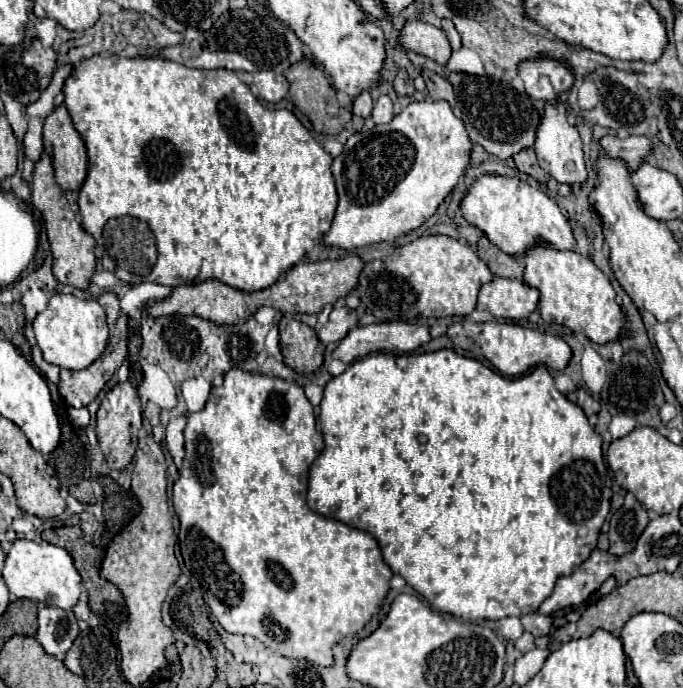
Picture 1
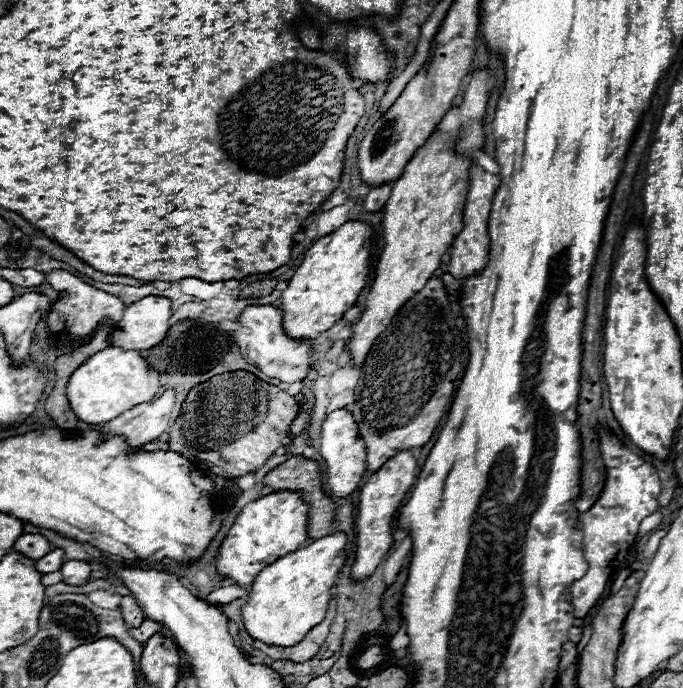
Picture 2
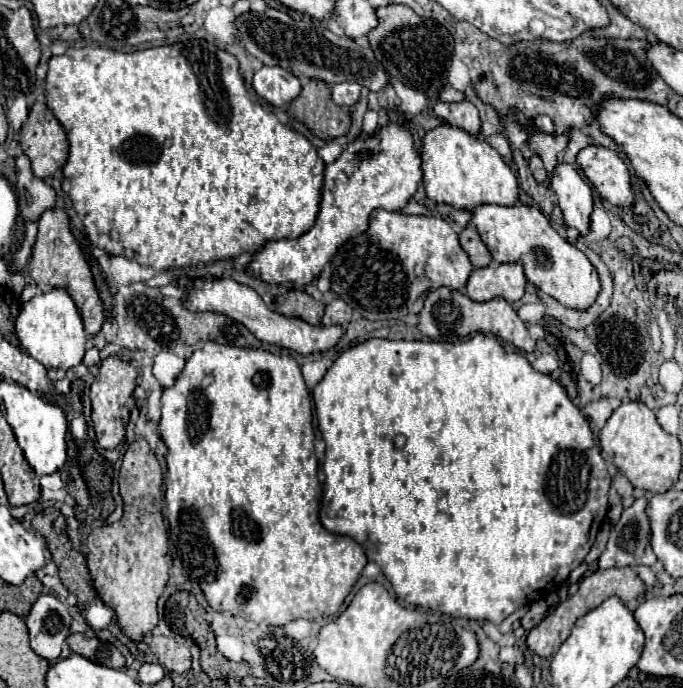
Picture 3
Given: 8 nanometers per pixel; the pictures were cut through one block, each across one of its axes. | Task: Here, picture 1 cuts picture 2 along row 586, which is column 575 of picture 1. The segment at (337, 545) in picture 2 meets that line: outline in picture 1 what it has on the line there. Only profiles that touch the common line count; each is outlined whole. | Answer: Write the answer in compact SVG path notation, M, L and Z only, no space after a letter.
M534 244L524 254L524 284L538 288L538 310L546 322L568 326L572 332L582 332L594 344L606 344L624 334L626 316L614 302L614 288L608 276L596 264L574 250L556 250Z

